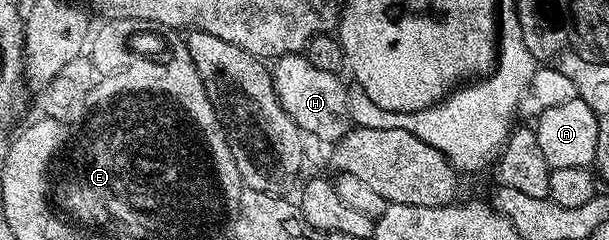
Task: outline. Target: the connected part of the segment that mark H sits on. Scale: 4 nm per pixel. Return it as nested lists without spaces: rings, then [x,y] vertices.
[[[304,54],[277,56],[270,71],[278,102],[286,110],[286,114],[294,118],[301,133],[313,132],[320,140],[335,142],[342,139],[349,128],[353,127],[348,105],[350,92],[349,89],[344,89],[341,77],[337,73],[318,70],[318,66],[313,66]]]

